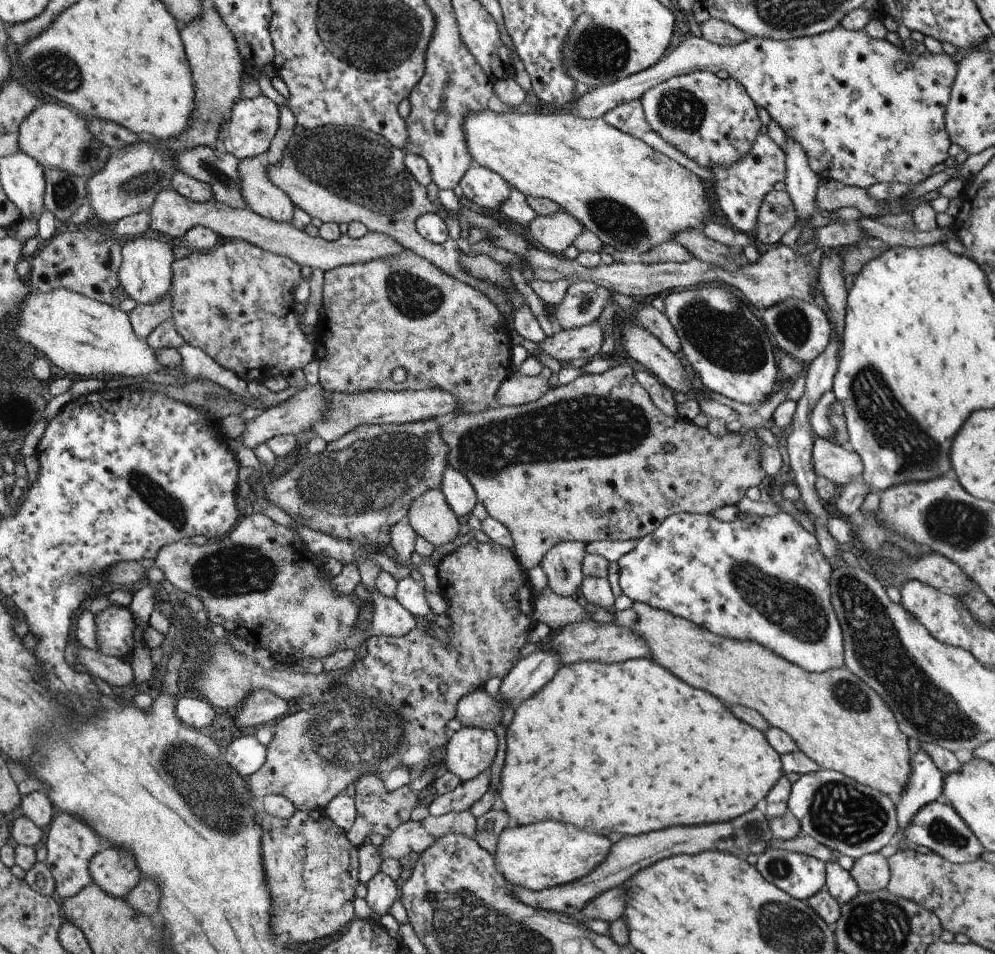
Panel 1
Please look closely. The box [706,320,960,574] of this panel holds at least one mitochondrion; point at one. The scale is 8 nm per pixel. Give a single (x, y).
(894, 431)

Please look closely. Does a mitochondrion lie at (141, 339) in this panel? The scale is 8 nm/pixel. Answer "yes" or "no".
no

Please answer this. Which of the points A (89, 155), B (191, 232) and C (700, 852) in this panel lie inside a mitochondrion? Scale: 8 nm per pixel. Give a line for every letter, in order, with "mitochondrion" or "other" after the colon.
A: mitochondrion
B: other
C: other

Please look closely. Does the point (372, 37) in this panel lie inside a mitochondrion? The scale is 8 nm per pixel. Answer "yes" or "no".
yes

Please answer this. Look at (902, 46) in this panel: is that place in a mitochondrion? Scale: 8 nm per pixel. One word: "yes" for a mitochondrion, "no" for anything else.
no

